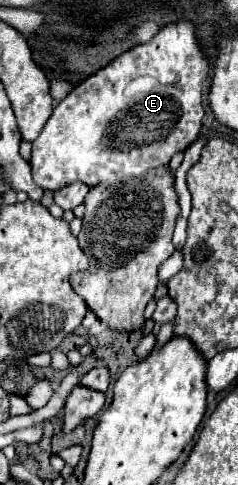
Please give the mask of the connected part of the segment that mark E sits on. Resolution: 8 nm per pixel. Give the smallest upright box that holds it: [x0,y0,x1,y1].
[33,20,211,190]

